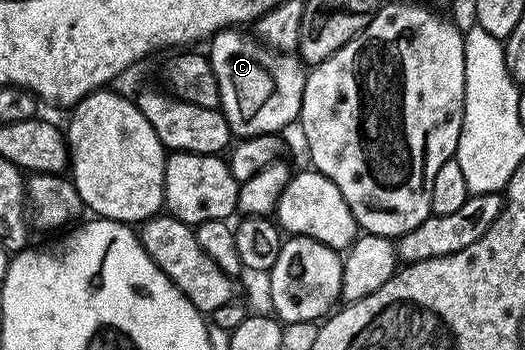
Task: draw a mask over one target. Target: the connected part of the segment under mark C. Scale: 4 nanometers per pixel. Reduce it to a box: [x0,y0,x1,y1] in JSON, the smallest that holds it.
[206,27,305,138]

